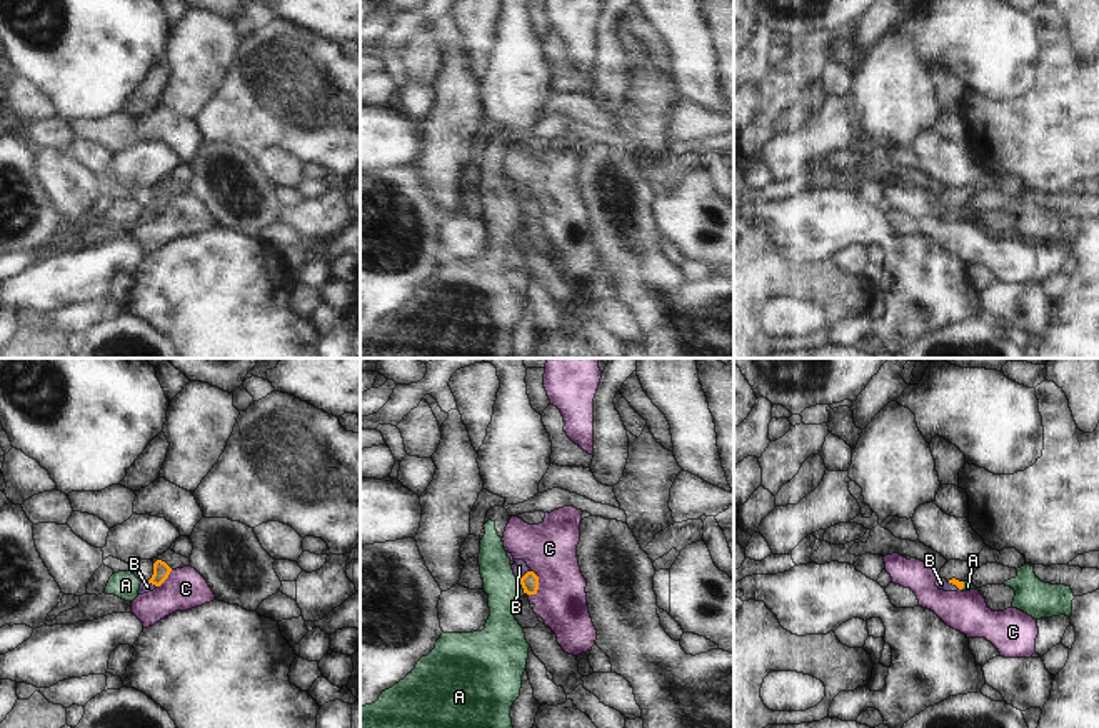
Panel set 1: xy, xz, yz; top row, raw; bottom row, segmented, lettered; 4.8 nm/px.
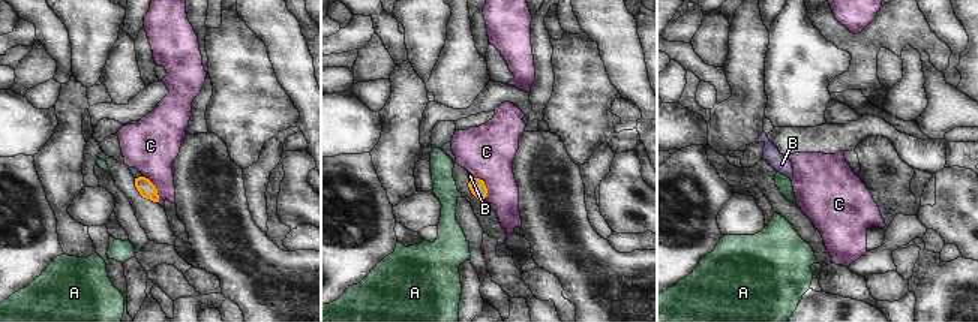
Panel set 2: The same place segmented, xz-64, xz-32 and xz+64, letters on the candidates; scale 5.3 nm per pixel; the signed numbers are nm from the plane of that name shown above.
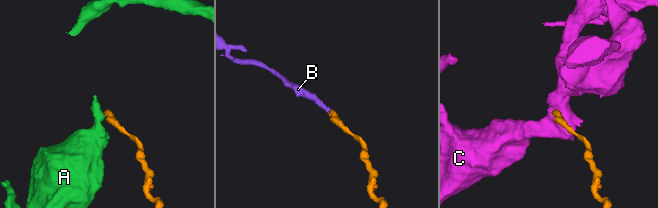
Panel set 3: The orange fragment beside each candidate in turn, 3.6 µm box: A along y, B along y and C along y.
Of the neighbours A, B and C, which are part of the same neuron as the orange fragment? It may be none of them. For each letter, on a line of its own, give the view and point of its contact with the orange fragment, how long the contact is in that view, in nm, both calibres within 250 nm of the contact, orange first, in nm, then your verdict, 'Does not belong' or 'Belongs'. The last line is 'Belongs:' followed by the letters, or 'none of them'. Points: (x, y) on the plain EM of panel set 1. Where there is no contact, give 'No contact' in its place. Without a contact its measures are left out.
A: Touches orange at xz (522, 214). Shared border 90 nm. Thickness 90 nm (orange) against 190 nm. Does not belong
B: Touches orange at xz (526, 200). Shared border 70 nm. Thickness 90 nm (orange) against 70 nm. Belongs
C: Touches orange at xz (537, 210). Shared border 130 nm. Thickness 90 nm (orange) against 260 nm. Does not belong
Belongs: B.

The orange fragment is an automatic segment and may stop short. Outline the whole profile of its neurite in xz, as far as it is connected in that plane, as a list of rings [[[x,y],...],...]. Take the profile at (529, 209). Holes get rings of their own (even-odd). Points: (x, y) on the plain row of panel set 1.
[[[507,178],[507,183],[514,190],[512,197],[514,197],[514,202],[520,207],[524,220],[535,222],[539,217],[539,203],[527,193],[524,187],[515,187],[509,178]]]

